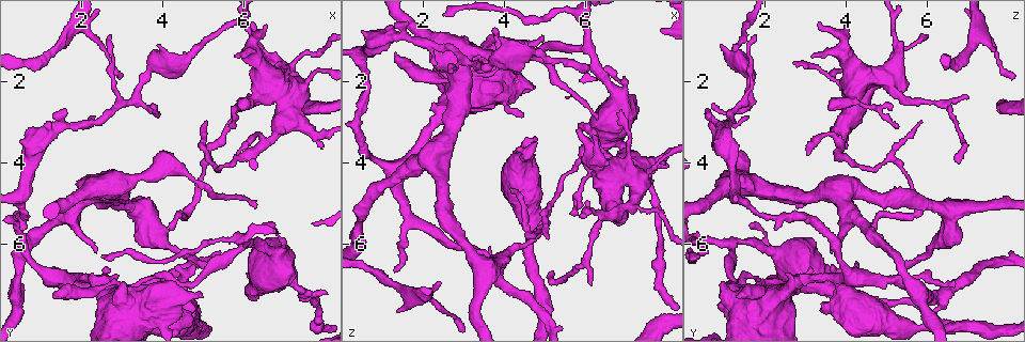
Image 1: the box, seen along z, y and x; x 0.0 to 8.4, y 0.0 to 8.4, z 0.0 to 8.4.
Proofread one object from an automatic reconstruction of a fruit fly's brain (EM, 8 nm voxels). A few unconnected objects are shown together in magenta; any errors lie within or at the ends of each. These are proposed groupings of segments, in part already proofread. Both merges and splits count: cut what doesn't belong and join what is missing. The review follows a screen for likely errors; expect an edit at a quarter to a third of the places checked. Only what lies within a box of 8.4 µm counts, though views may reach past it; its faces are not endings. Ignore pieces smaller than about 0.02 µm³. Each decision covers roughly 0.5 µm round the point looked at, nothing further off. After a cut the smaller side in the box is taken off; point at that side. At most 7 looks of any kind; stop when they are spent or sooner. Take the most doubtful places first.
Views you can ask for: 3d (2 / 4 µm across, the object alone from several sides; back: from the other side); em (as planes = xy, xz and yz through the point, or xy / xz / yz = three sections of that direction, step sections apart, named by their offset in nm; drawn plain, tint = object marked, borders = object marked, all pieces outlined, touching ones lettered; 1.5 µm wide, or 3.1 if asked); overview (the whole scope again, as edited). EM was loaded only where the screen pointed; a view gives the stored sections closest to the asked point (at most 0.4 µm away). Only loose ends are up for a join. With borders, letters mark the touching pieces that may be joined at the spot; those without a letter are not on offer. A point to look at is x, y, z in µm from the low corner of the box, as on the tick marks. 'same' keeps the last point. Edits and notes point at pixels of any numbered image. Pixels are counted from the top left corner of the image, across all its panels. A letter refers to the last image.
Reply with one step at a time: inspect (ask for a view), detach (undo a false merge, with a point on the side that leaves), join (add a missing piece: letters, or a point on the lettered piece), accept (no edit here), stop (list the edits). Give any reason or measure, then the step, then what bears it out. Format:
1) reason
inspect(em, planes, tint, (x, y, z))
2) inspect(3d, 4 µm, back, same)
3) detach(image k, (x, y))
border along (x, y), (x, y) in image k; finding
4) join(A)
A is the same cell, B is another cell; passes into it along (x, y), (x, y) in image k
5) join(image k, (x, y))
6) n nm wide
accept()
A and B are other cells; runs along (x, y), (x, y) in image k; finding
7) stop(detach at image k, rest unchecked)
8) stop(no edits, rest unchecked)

branch stops here
inspect(em, planes, borders, (1.60, 2.70, 0.60))

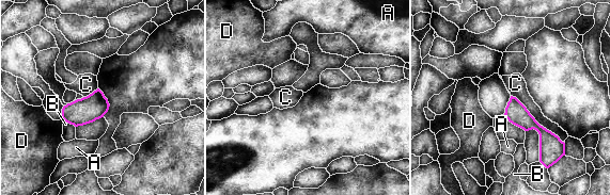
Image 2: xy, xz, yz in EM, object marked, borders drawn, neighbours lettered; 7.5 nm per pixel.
accept()
A, B, C and D are other cells; runs along (513, 99), (514, 106), (551, 142) in image 2; no lettered piece goes on from it

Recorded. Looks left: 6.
inspect(3d, 4 µm, (5.80, 1.40, 3.15))

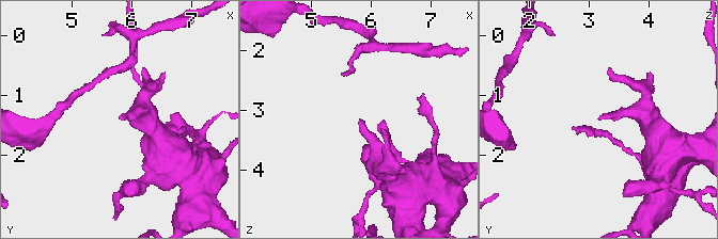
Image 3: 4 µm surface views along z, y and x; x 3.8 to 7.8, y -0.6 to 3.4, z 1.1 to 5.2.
inspect(em, planes, tint, (5.80, 1.40, 3.15))

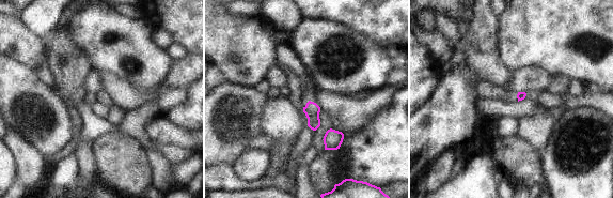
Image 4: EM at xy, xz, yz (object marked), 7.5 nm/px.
see the neighbours
inspect(em, planes, borders, same)

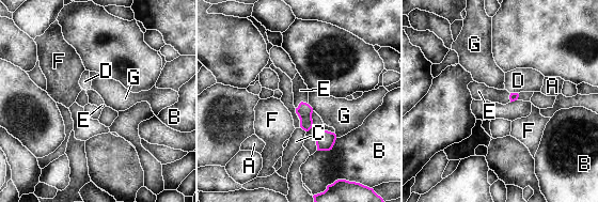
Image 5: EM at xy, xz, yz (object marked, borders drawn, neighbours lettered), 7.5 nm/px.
B touches over 180 nm
join(E)
E is the same cell, A, B, C, D, F and G are other cells; passes into it along (304, 111), (301, 102), (300, 90) in image 5; the cell continues

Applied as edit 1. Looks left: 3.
inspect(overview)

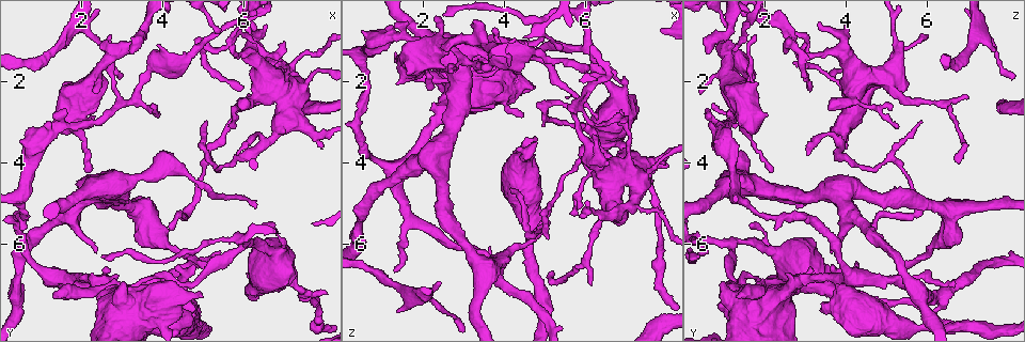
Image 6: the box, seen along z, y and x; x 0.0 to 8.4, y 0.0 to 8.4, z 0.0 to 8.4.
thick end
inspect(em, planes, borders, (4.80, 7.60, 3.40))

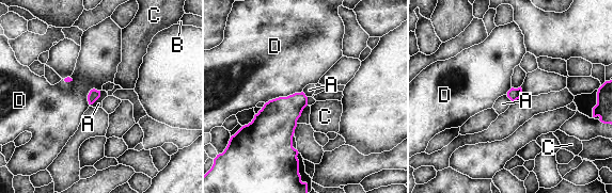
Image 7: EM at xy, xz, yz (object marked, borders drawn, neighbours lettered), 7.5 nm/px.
accept()
A, B, C and D are other cells; border along (100, 91), (100, 95), (90, 105) in image 7; none of them fits

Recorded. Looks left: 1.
stop(join at image 5, rest unchecked)

